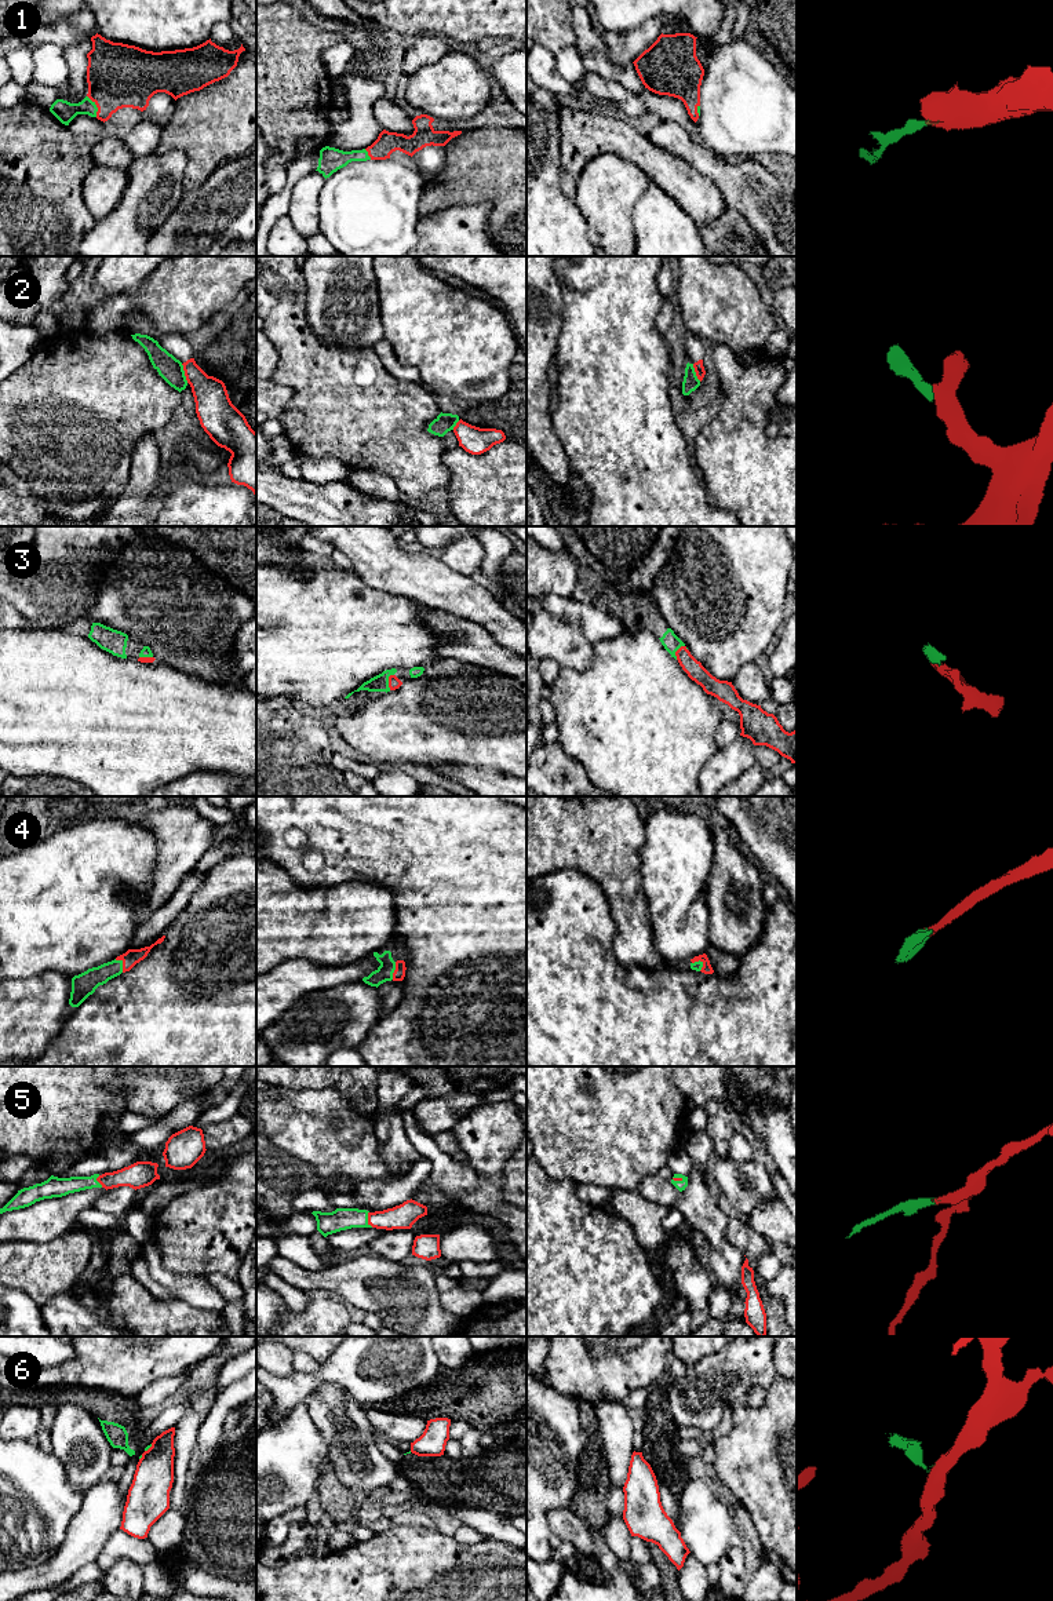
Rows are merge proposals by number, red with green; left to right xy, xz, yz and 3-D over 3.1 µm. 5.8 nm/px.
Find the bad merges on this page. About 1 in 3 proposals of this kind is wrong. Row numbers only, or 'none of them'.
2, 6

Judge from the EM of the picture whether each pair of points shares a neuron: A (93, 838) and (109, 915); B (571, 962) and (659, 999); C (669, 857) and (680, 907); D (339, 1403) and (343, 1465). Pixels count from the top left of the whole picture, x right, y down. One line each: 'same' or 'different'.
A: same
B: same
C: same
D: same

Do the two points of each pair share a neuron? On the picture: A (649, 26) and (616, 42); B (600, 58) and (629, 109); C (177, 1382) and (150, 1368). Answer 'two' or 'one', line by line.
A: one
B: two
C: two

